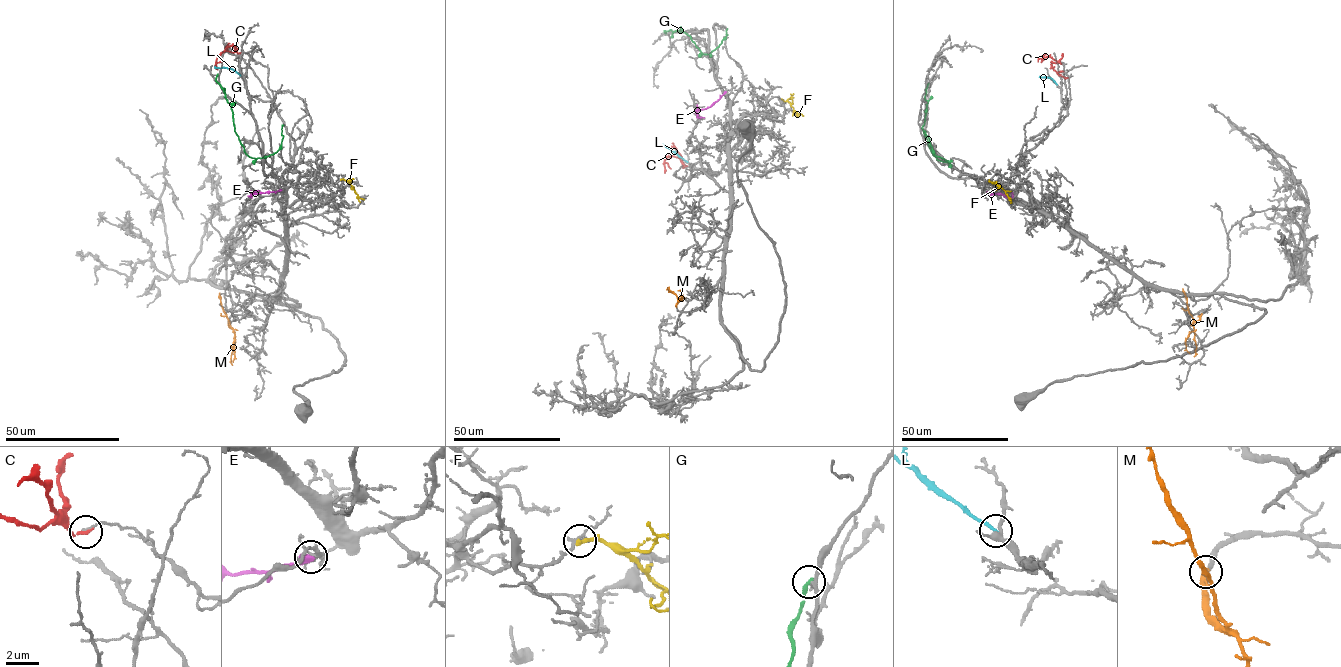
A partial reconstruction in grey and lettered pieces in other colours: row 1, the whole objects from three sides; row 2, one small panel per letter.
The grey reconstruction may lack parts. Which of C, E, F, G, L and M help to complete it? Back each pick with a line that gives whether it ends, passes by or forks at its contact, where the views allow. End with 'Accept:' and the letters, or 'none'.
L: It ends there
M: It ends there
Accept: L, M

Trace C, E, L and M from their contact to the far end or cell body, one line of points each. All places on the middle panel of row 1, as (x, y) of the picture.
C: (686, 166), (677, 157), (666, 156), (665, 172)
E: (725, 92), (710, 106), (697, 110), (697, 117), (704, 117)
L: (687, 162), (663, 144)
M: (676, 307), (679, 299), (667, 287)

